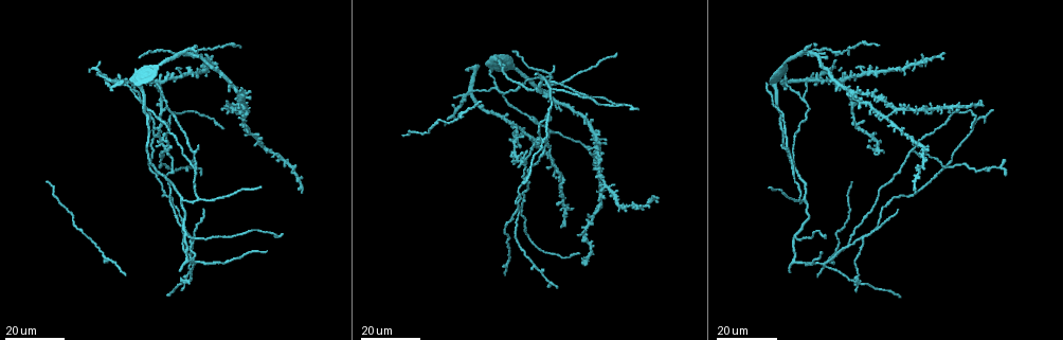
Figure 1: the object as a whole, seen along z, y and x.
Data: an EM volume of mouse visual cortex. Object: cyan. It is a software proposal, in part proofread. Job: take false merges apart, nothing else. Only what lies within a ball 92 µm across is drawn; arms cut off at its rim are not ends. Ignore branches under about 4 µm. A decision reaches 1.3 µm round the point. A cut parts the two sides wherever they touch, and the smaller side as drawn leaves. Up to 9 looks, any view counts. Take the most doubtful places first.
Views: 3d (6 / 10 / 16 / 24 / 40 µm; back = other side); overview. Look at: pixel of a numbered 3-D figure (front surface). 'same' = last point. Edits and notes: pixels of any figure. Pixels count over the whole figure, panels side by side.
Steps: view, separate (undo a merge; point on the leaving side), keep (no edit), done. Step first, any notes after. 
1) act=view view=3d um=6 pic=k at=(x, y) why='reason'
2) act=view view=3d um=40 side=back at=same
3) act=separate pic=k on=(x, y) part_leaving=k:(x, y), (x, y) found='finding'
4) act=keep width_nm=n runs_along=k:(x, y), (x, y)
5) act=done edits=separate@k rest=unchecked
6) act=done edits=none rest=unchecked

act=view view=3d um=24 pic=1 at=(541, 144) why='looks like a crossing'

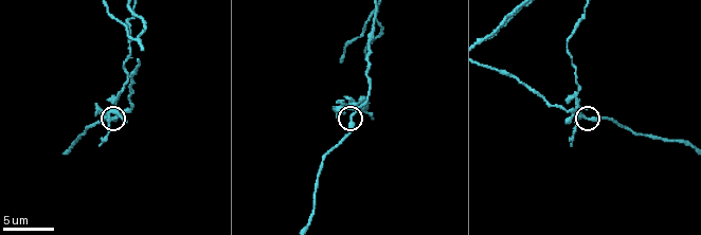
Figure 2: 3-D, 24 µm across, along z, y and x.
act=view view=3d um=10 pic=2 at=(355, 110)

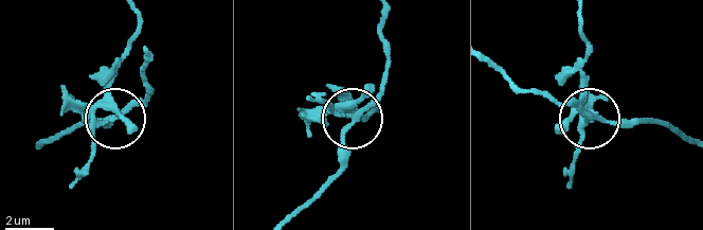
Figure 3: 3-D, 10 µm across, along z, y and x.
act=separate pic=3 on=(110, 85) part_leaving=3:(103, 120), (95, 107), (136, 22) found='a second cell is stuck on'

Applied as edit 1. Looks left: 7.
act=view view=overview

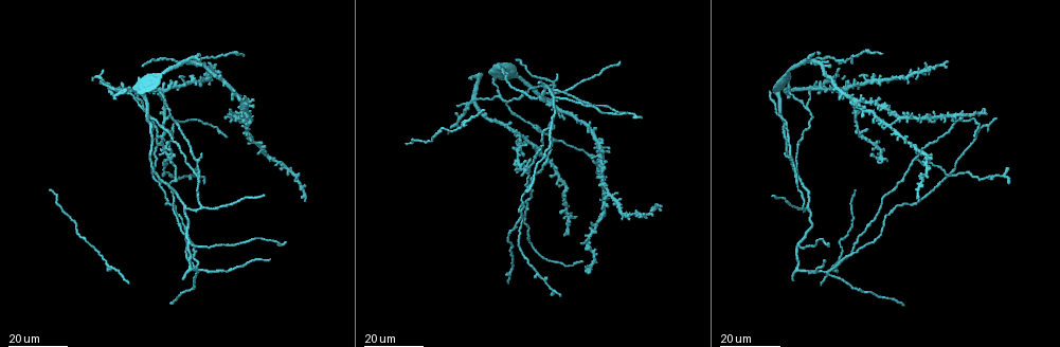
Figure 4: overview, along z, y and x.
act=view view=3d um=16 pic=4 at=(807, 109) why='branch point'

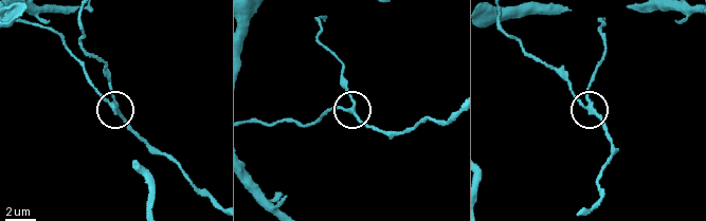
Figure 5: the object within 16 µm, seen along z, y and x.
act=view view=3d um=10 pic=5 at=(587, 108) why='closer look'

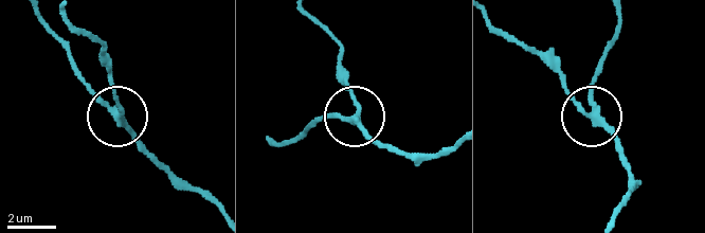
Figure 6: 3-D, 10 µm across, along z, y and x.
act=keep arms=3 runs_along=6:(450, 147), (401, 155), (377, 143), (355, 119), (346, 72) found='all the same cell'

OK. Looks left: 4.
act=view view=3d um=16 pic=2 at=(369, 16) why='arms part here'

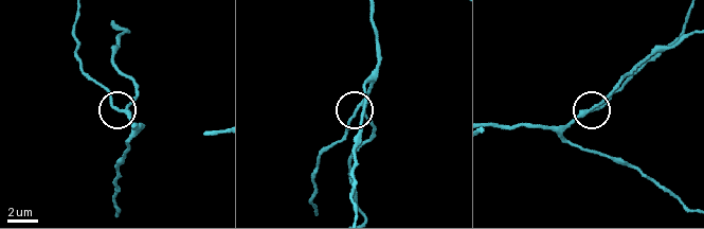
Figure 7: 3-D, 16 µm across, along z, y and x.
act=keep width_nm=220 runs_along=7:(369, 11), (377, 41), (377, 75), (357, 108), (376, 135) found='continuous, no second cell'

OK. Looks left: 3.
act=view view=3d um=24 pic=4 at=(196, 177) why='side arm on a straight run'

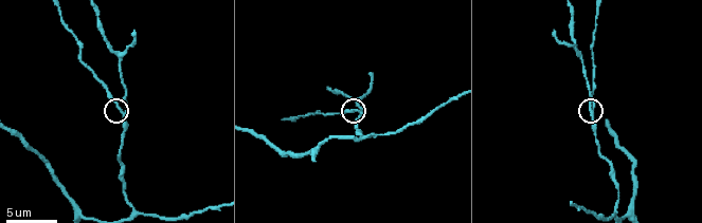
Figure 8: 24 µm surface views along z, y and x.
act=view view=3d um=6 pic=8 at=(119, 111)

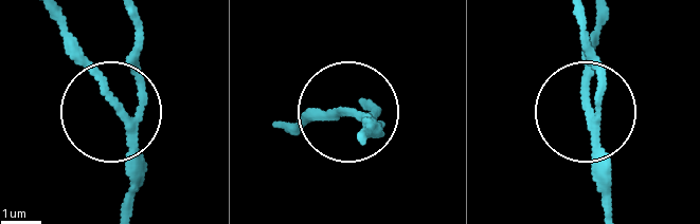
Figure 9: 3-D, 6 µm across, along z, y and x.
act=keep width_nm=180 runs_along=9:(124, 212), (133, 142), (121, 111), (133, 80), (133, 20) found='continuous, no second cell'

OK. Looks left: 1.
act=done edits=separate@3 rest=unchecked

